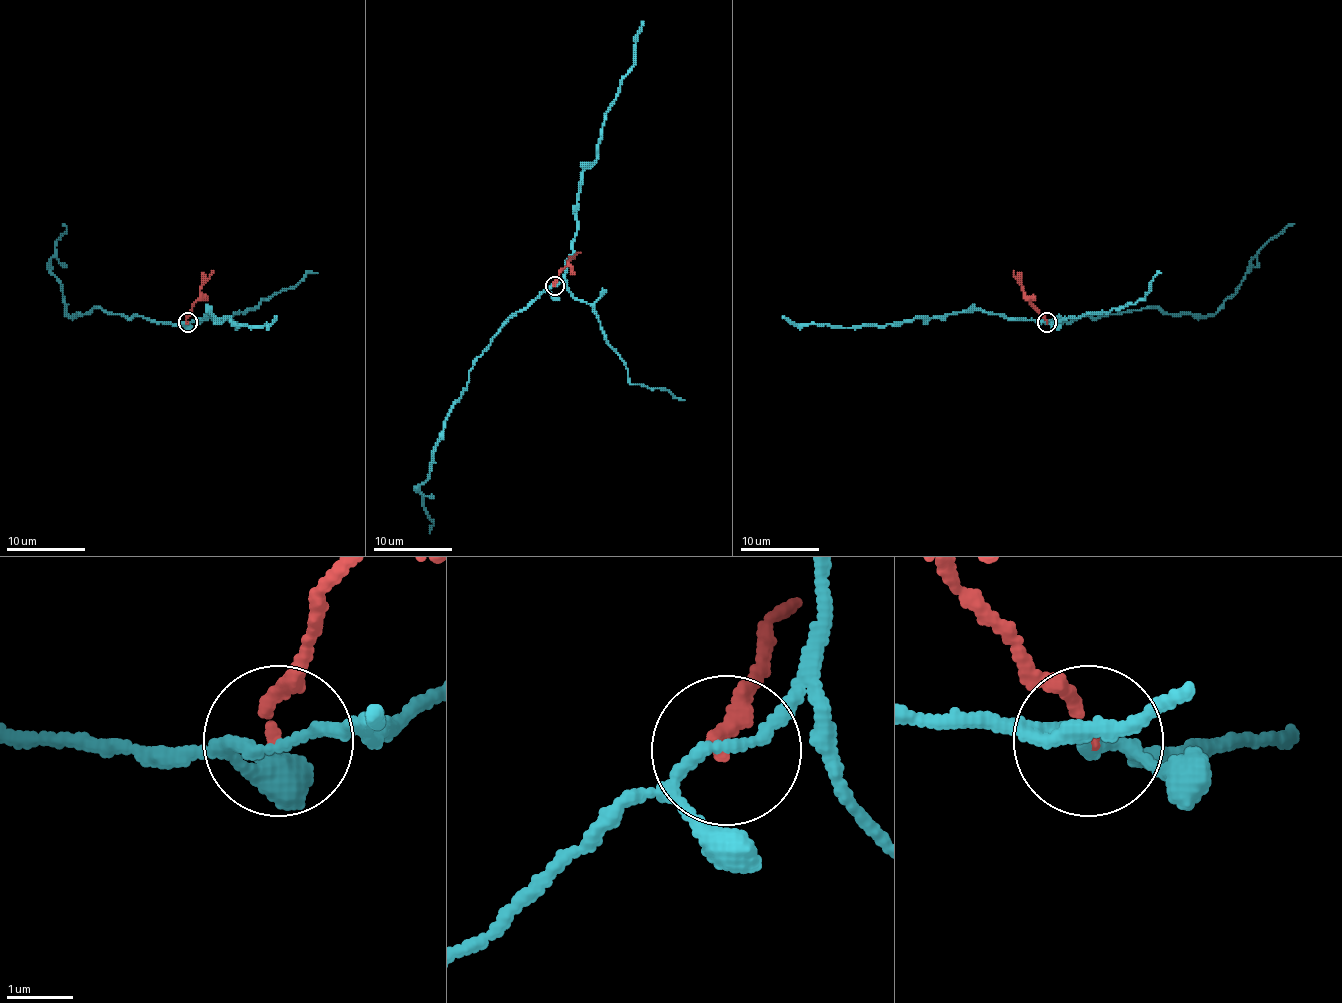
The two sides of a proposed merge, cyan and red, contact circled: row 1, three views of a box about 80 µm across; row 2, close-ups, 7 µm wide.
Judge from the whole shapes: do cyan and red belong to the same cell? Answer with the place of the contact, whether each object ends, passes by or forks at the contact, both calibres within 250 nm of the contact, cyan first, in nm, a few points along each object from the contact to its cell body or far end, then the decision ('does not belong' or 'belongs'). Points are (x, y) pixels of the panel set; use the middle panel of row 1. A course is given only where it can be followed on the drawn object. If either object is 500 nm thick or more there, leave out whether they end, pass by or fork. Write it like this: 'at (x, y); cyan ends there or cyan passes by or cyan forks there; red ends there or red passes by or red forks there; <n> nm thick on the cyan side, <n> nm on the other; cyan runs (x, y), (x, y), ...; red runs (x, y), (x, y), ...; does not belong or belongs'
at (554, 285); cyan passes by; red ends there; 150 nm thick on the cyan side, 200 nm on the other; cyan runs (555, 286), (516, 311), (469, 372), (429, 474), (418, 488), (433, 521), (429, 533); red runs (555, 286), (559, 272), (580, 252); does not belong

